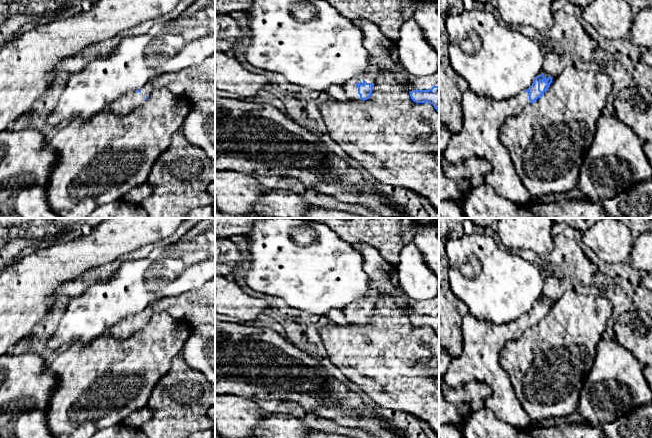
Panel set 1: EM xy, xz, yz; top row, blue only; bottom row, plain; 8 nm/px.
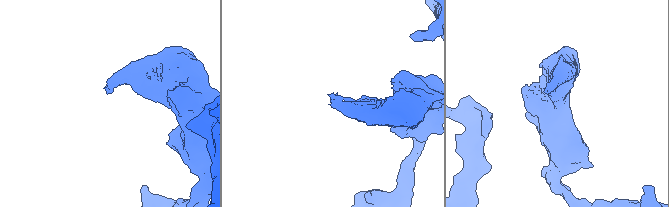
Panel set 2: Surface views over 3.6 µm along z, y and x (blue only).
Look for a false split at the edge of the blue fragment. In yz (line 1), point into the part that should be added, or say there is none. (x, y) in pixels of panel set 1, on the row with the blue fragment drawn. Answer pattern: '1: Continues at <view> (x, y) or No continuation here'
1: Continues at yz (479, 137)

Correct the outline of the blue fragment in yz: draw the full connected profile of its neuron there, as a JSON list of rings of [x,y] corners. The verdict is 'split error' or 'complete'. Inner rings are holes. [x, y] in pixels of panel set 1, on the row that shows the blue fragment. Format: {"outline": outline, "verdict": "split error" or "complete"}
{"outline": [[[542,72],[536,76],[532,85],[515,97],[493,101],[490,98],[478,97],[471,90],[467,90],[461,98],[463,111],[463,125],[461,130],[453,134],[443,152],[443,157],[450,164],[456,164],[471,157],[482,158],[488,161],[492,170],[484,176],[484,183],[493,187],[495,192],[511,202],[524,205],[531,200],[531,195],[521,182],[510,155],[500,140],[500,128],[509,118],[519,115],[525,106],[542,97],[552,83],[552,77],[544,76]]], "verdict": "split error"}

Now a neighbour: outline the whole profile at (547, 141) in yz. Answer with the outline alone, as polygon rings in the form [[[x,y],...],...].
[[[566,67],[548,90],[500,128],[500,140],[531,197],[569,192],[576,187],[579,169],[588,152],[596,124],[612,91],[609,76],[599,71]]]

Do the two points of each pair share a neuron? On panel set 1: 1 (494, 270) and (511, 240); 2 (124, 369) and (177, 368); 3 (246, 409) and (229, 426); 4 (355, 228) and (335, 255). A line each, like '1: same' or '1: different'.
1: different
2: different
3: same
4: different

